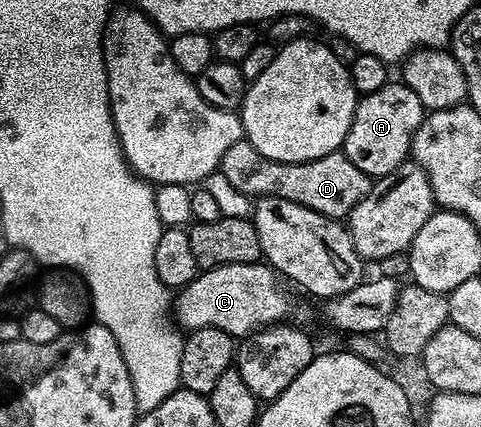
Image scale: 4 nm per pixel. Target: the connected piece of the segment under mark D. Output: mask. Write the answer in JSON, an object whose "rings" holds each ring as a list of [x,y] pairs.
{"rings":[[[247,140],[231,144],[227,152],[223,152],[223,160],[219,172],[227,176],[227,181],[234,188],[239,188],[250,200],[259,198],[282,198],[295,204],[303,204],[303,208],[311,208],[311,212],[319,212],[325,218],[338,220],[348,219],[349,214],[361,200],[369,194],[371,180],[351,160],[347,160],[344,152],[319,156],[319,160],[306,162],[280,162],[263,156]]]}

